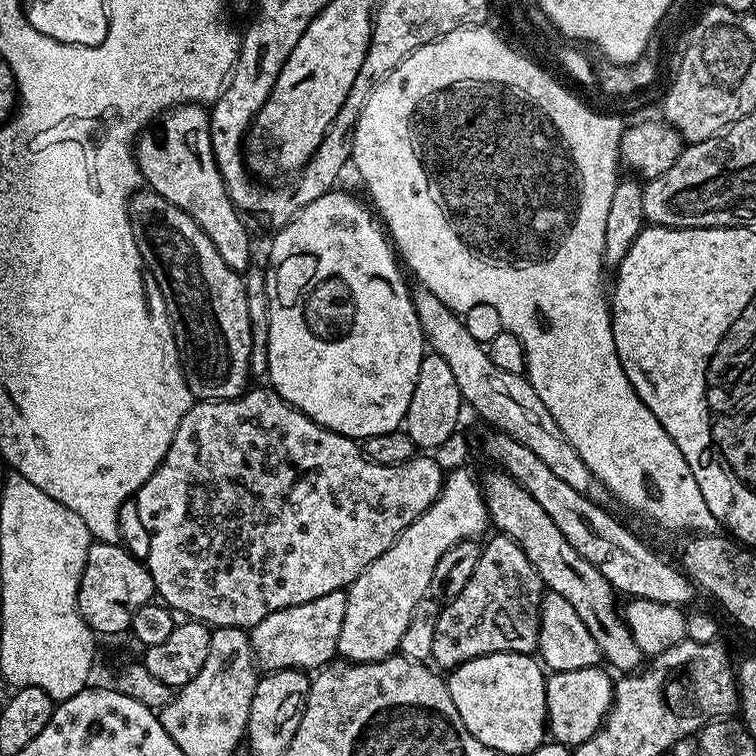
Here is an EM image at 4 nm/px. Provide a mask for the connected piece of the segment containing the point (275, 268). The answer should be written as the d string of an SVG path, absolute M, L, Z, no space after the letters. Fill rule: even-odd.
M333 190L322 194L320 198L315 198L314 202L302 208L288 224L276 232L277 236L272 240L272 253L268 256L268 264L266 263L266 279L270 294L267 379L271 387L289 406L306 414L316 424L321 424L322 427L343 436L350 436L357 442L363 442L374 434L397 431L403 425L404 415L410 406L410 398L414 395L414 386L418 382L418 366L422 366L426 355L424 331L412 305L412 292L404 281L405 273L402 271L398 253L386 235L381 221L374 215L373 209L365 204L355 200L350 193L340 190Z

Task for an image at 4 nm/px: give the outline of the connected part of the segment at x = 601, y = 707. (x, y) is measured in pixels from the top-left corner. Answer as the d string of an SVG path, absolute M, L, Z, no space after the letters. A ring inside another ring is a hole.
M603 667L587 668L586 670L566 670L565 672L552 672L546 679L546 706L548 707L548 727L551 739L558 744L565 744L569 750L578 747L582 742L590 739L595 732L599 732L600 727L604 725L604 719L608 716L608 712L612 709L612 689L614 687L613 677L608 677L609 673Z

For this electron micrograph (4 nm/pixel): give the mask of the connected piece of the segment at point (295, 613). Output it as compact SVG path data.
M341 590L322 594L314 602L302 602L262 618L250 629L252 655L261 669L281 672L287 668L319 670L329 663L331 656L337 655L336 643L346 618L347 591Z

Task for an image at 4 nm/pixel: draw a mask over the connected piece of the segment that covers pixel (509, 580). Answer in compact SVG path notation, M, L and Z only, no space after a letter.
M499 534L493 537L481 547L478 566L474 566L474 574L470 574L470 582L466 582L462 594L443 605L438 614L431 658L437 669L451 670L491 652L537 651L544 583L518 542Z

